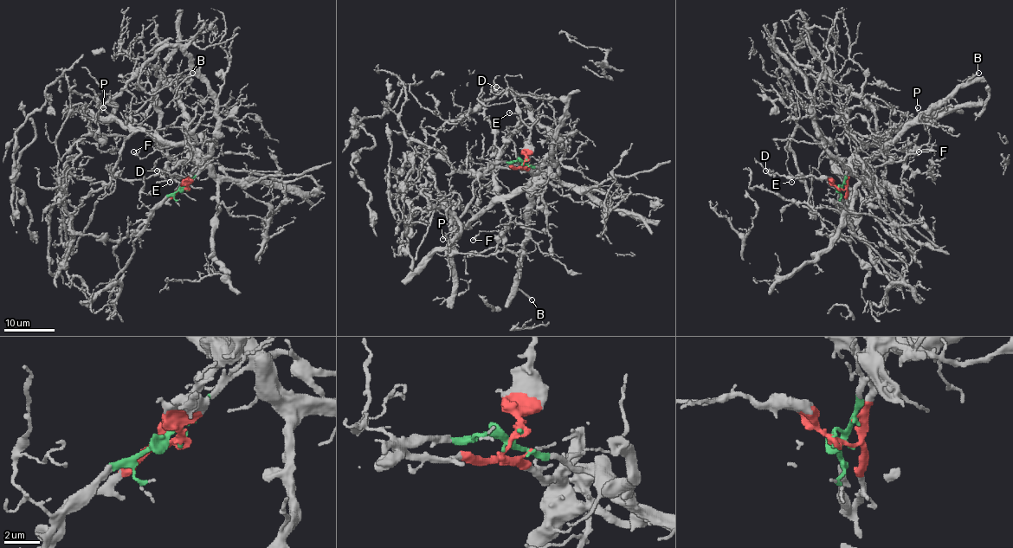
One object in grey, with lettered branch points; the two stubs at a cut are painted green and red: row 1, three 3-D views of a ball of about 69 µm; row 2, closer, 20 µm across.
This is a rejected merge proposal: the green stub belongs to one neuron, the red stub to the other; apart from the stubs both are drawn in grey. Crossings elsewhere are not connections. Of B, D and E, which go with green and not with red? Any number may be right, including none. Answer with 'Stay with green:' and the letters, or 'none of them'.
Stay with green: none of them

